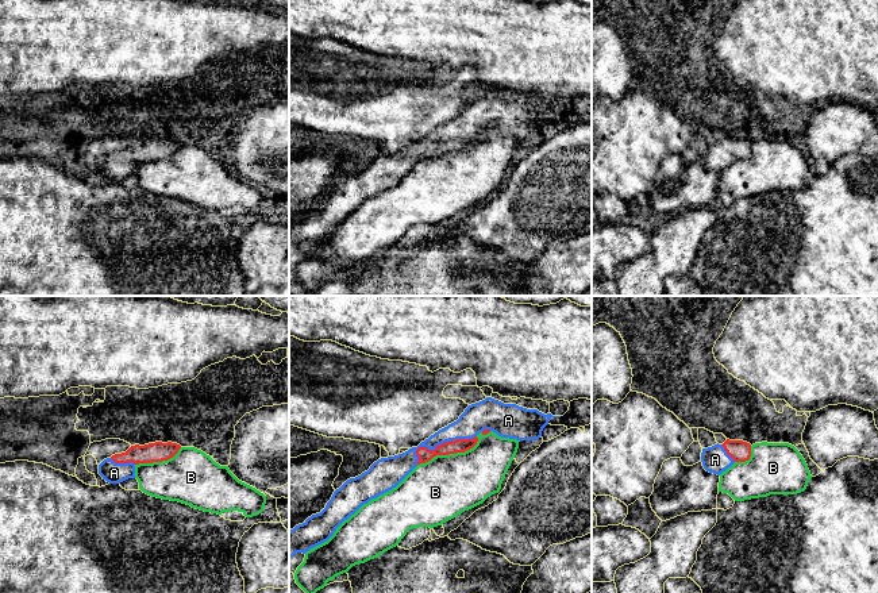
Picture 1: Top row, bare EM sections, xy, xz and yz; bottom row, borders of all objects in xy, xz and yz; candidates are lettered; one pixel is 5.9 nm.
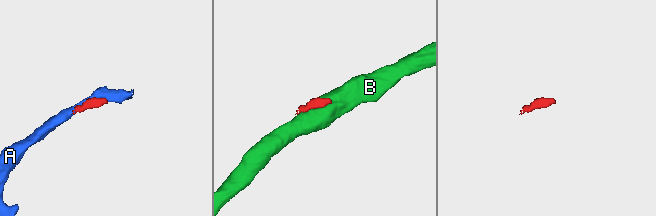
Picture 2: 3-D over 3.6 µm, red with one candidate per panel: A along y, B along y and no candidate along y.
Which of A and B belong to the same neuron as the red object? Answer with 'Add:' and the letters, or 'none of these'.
Add: A

